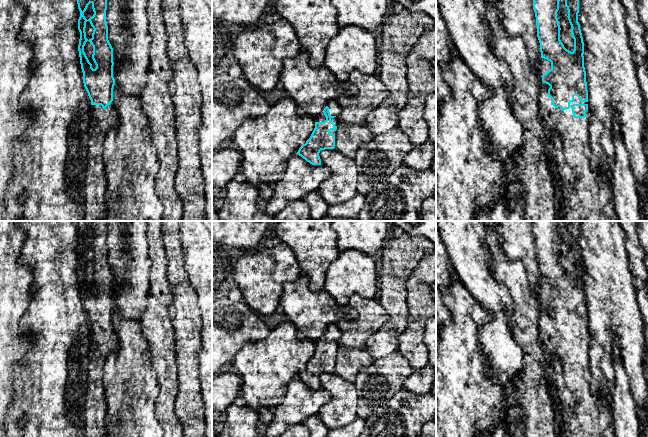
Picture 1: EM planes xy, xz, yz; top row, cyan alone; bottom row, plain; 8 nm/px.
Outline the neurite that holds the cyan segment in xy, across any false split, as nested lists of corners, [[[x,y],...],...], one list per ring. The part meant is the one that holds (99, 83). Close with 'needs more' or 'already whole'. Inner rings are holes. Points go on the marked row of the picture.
[[[77,0],[80,17],[78,45],[83,83],[91,100],[91,112],[86,137],[86,163],[83,173],[82,204],[83,221],[105,221],[107,216],[107,180],[102,159],[104,143],[108,131],[116,126],[119,113],[113,102],[113,48],[108,40],[106,21],[107,0]],[[89,4],[92,4],[93,16],[88,20],[84,16]],[[86,22],[93,27],[92,38],[86,38]],[[89,41],[93,46],[92,59],[96,68],[92,68],[84,46]]]; needs more

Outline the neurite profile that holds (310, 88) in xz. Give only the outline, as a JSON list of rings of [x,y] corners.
[[[301,51],[296,57],[284,62],[279,81],[284,86],[287,97],[291,98],[297,105],[300,115],[316,117],[320,114],[330,100],[340,97],[356,96],[359,89],[349,81],[339,81],[327,68],[312,68],[309,65],[309,54]]]

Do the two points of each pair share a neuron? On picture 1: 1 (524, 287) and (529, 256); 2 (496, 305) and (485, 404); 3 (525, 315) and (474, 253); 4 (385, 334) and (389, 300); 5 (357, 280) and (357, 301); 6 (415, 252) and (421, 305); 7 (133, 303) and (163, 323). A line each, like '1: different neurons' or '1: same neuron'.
1: different neurons
2: different neurons
3: different neurons
4: same neuron
5: different neurons
6: different neurons
7: different neurons

